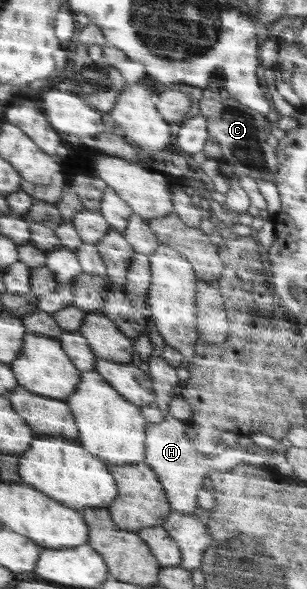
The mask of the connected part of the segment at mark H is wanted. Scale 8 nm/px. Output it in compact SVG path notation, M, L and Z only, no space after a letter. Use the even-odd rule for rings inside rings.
M167 414L161 423L145 426L147 449L143 462L147 463L157 474L161 474L161 482L165 482L165 490L169 490L169 502L173 502L172 510L183 514L193 514L197 508L197 492L203 488L203 480L215 472L225 472L241 463L247 450L221 450L213 456L205 456L193 448L193 442L185 436L187 426Z

